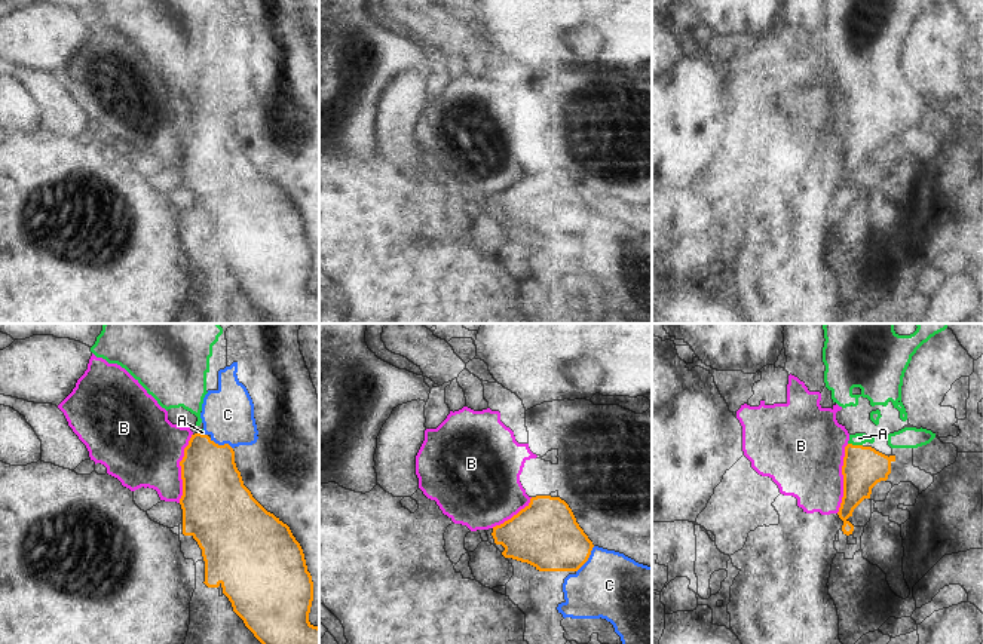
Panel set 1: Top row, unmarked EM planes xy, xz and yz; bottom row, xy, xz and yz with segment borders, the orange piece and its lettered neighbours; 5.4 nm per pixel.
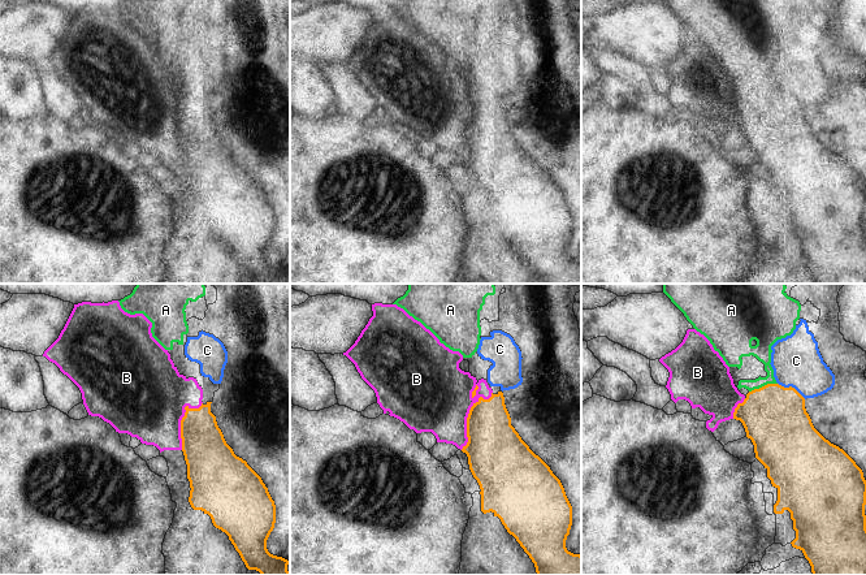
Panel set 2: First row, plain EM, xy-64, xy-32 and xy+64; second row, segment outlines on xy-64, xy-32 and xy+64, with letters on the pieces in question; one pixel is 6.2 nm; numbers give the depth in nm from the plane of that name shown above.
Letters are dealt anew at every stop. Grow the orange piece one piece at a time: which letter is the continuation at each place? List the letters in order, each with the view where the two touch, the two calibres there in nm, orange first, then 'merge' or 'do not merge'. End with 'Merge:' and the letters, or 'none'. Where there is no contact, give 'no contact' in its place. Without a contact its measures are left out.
A: meets orange in yz; 220 nm thick on the orange side, 60 nm on the other; merge
B: meets orange in yz; 220 nm thick on the orange side, 420 nm on the other; do not merge
C: meets orange in xz; 360 nm thick on the orange side, 360 nm on the other; do not merge
Merge: A

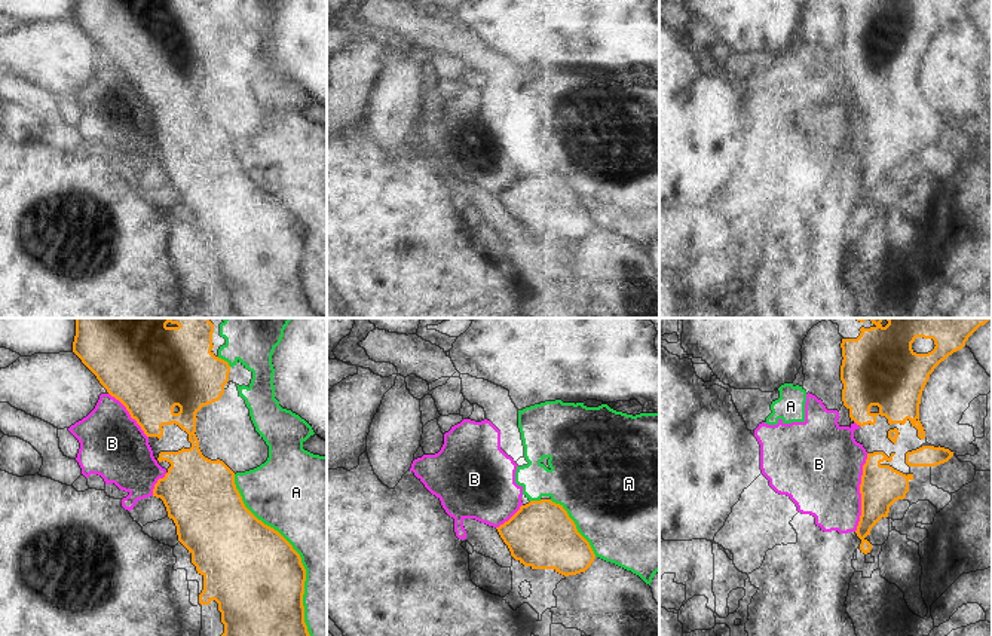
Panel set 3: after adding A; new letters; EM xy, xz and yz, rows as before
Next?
A: meets orange in xy; 500 nm thick on the orange side, 480 nm on the other; do not merge
B: meets orange in yz; 220 nm thick on the orange side, 440 nm on the other; do not merge
Merge: none

